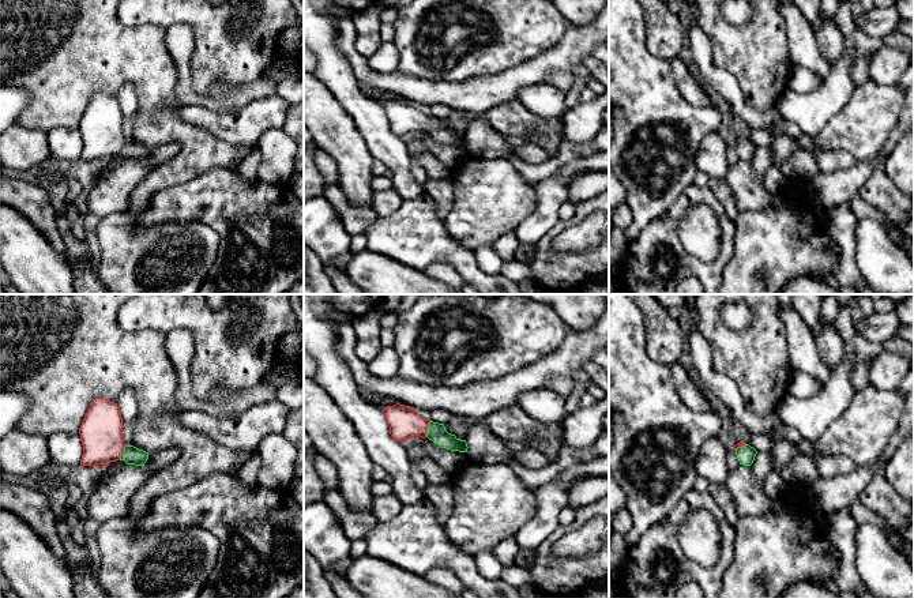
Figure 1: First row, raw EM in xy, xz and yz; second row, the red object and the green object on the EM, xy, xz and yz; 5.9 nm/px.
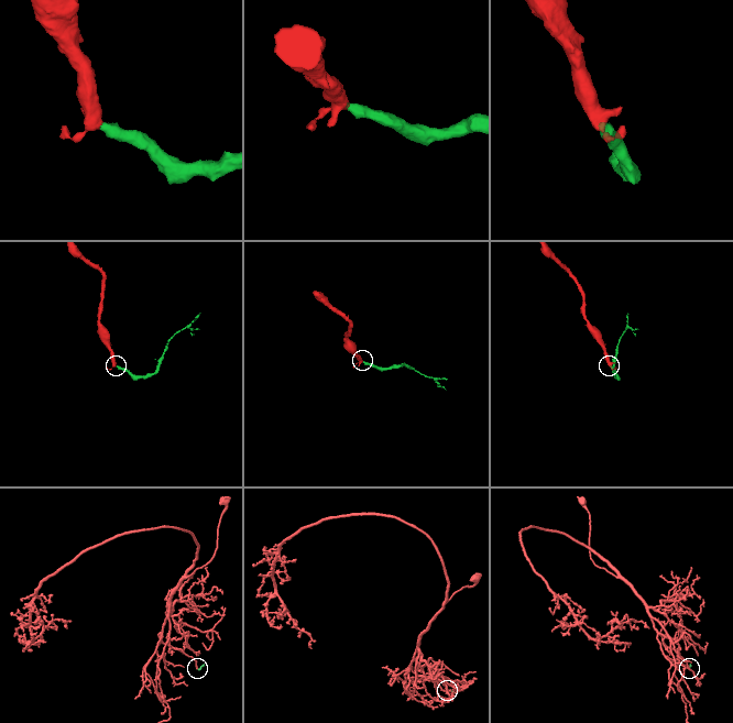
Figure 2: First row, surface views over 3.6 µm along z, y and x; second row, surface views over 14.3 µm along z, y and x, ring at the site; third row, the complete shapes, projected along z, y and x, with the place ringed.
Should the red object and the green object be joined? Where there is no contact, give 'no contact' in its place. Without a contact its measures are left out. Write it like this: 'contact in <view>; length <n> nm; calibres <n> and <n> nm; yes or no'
contact in xz; length 100 nm; calibres 190 and 120 nm; yes

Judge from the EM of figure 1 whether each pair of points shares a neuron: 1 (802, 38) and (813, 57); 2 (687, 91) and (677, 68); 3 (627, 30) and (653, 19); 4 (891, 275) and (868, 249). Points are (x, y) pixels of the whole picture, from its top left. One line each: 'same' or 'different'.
1: same
2: same
3: different
4: same

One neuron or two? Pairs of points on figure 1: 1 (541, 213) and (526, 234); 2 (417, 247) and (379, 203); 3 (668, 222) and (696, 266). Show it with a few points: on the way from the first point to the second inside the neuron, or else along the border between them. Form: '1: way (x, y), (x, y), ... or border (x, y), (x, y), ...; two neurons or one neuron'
1: way (541, 218), (531, 229); one neuron
2: border (403, 200), (392, 213), (379, 217); two neurons
3: way (668, 234), (668, 240), (684, 258); one neuron

